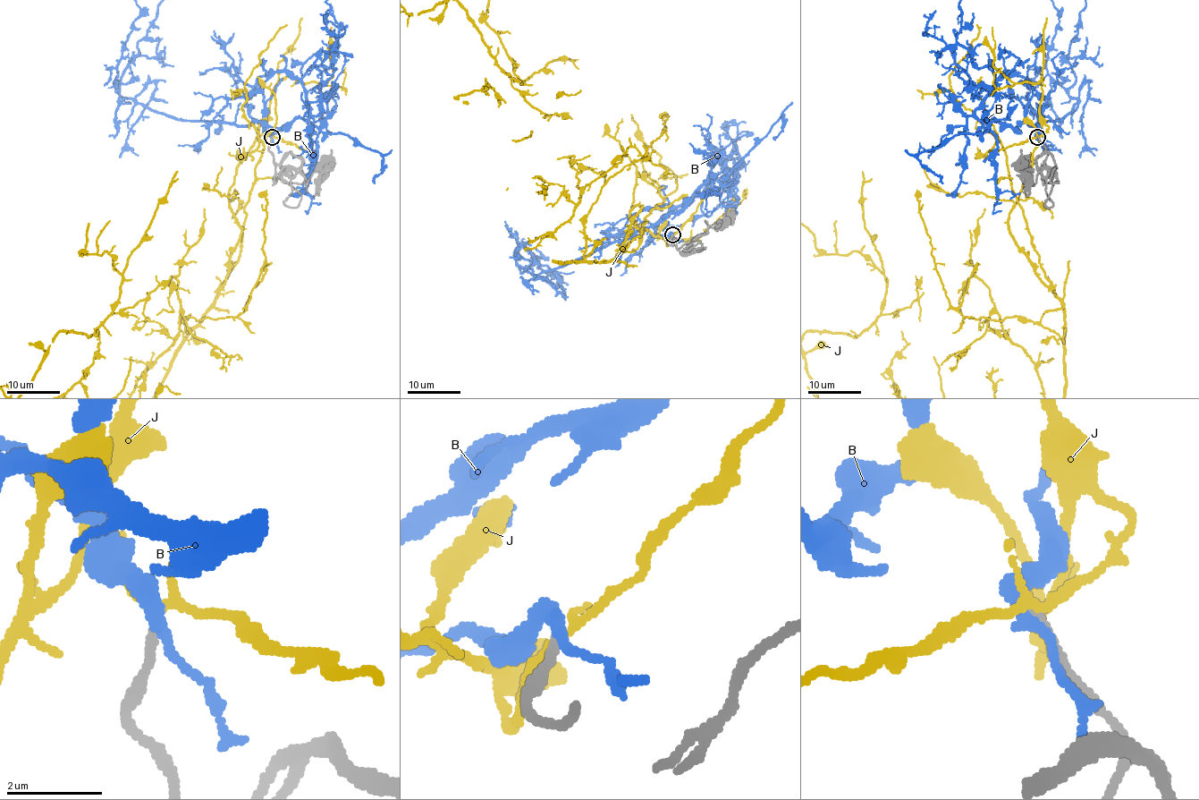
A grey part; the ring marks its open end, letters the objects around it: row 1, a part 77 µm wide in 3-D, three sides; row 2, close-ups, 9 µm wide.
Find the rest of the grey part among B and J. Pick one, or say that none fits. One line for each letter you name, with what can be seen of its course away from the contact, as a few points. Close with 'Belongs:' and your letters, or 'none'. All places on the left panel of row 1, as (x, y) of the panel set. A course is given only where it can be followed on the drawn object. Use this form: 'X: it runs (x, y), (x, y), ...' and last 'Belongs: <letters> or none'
Belongs: none

